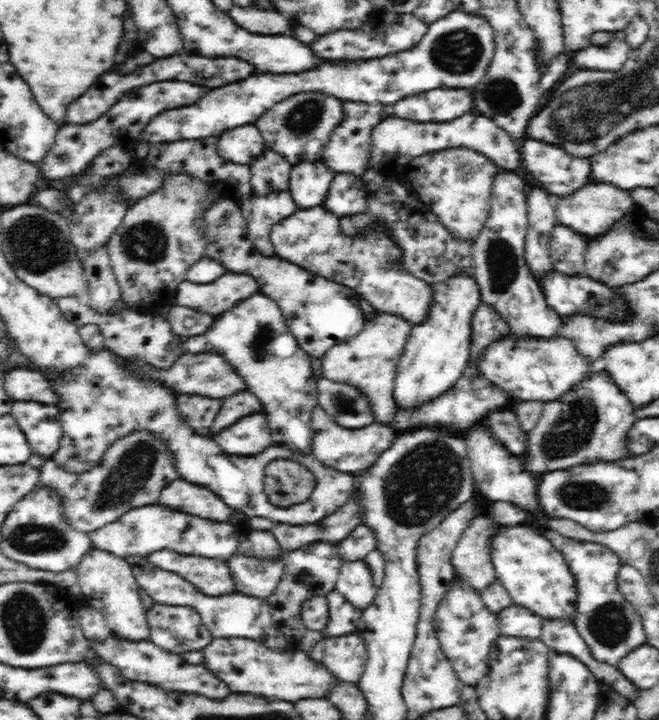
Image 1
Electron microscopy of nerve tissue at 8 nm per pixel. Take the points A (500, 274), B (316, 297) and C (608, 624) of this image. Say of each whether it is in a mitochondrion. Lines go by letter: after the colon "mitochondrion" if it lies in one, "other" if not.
A: mitochondrion
B: other
C: mitochondrion

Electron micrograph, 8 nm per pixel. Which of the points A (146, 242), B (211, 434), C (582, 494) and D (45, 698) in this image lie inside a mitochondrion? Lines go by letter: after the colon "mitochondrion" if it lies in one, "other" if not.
A: mitochondrion
B: other
C: mitochondrion
D: other

